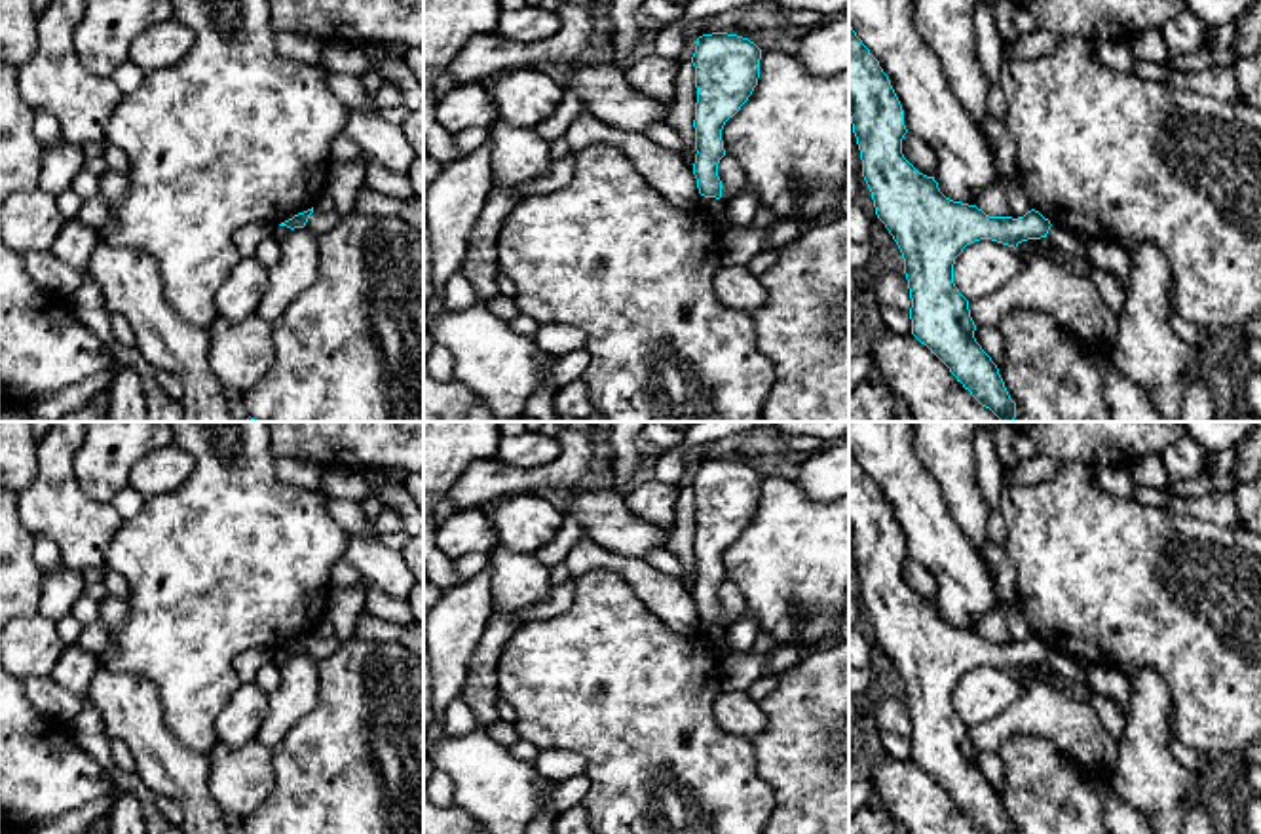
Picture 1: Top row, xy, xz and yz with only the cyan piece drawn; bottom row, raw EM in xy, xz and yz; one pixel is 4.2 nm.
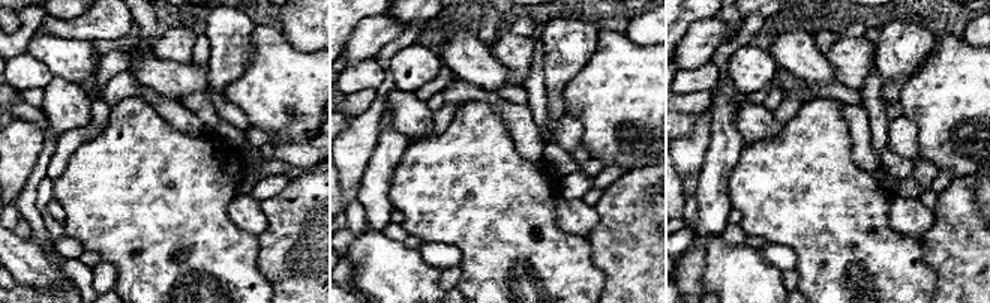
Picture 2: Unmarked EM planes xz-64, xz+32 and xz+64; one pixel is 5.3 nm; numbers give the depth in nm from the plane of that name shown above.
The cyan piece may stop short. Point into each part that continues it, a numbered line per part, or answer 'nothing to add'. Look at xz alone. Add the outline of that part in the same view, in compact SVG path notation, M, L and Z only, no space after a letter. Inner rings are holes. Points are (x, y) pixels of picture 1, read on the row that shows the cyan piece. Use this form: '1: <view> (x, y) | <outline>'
nothing to add

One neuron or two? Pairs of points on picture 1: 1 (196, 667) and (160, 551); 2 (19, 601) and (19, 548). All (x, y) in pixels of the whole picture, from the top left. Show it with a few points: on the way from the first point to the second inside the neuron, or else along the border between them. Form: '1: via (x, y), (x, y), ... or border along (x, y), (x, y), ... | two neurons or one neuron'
1: via (190, 639), (192, 597), (188, 580) | one neuron
2: via (19, 587), (19, 561) | one neuron

